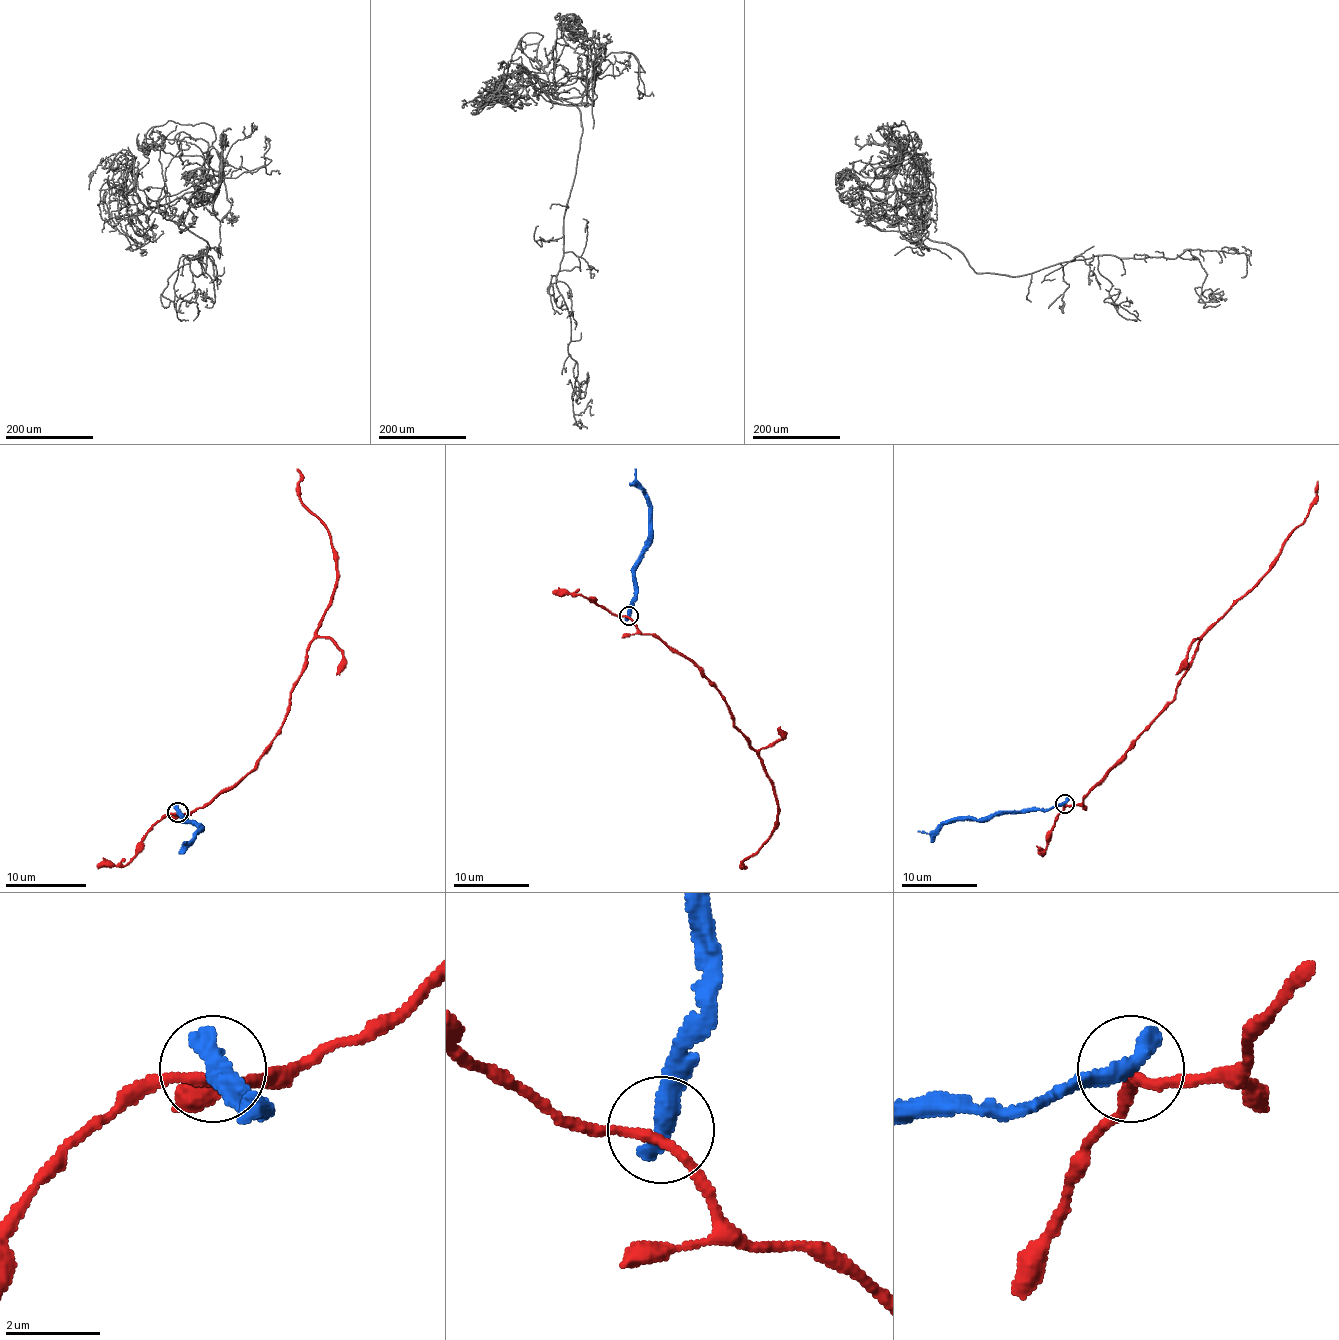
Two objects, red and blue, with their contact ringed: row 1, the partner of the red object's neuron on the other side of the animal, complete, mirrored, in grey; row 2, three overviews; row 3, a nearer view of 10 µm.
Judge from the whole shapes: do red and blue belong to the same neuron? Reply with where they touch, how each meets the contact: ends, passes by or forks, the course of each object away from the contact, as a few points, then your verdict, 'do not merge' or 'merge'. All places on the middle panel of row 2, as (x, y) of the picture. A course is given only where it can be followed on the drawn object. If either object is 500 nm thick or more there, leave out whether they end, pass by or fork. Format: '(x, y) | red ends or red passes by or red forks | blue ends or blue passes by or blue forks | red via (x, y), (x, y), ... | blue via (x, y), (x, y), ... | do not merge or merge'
(628, 615) | red passes by | blue ends | red via (627, 615), (718, 689), (773, 787), (777, 825), (741, 869) | blue via (629, 615), (636, 596), (634, 562), (648, 537), (648, 494), (636, 480), (634, 469) | do not merge

